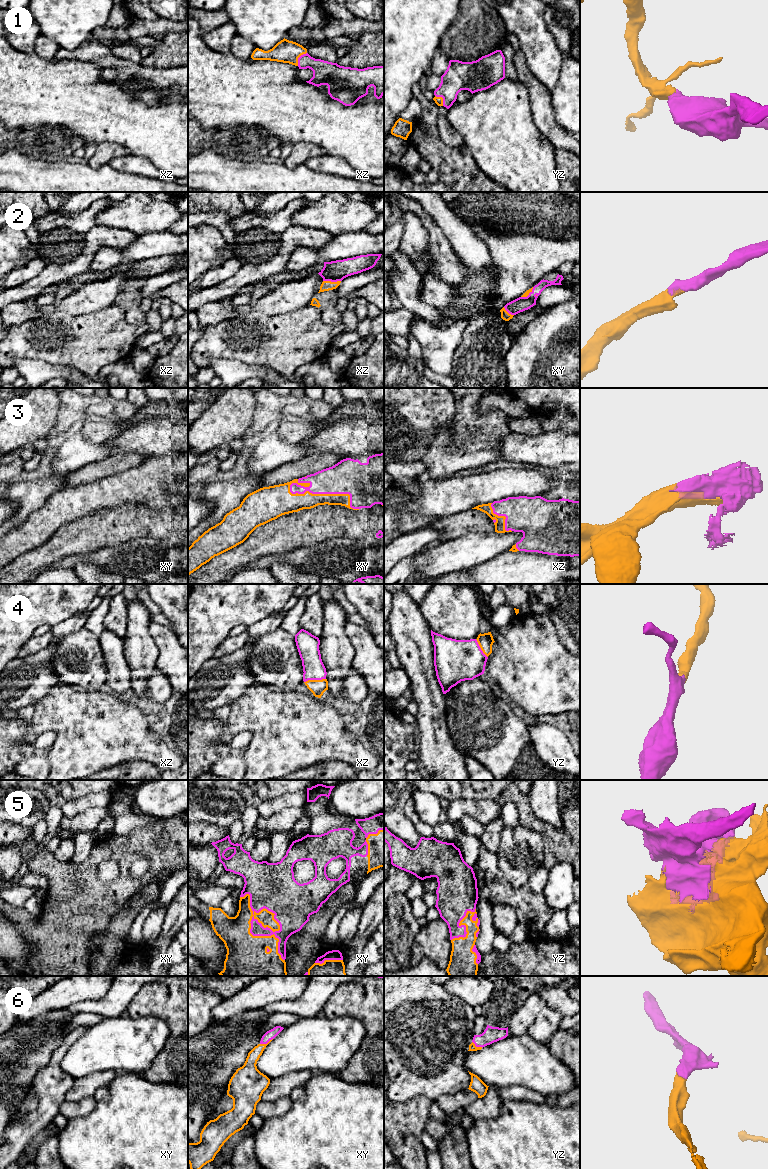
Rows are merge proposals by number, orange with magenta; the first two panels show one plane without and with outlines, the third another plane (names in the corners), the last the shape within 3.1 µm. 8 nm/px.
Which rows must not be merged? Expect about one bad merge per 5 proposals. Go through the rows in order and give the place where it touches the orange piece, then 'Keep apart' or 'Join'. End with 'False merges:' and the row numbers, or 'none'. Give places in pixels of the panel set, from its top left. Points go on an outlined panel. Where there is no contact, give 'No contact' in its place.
1: Touches orange at xz (298, 57). Join
2: Touches orange at xz (332, 282). Join
3: Touches orange at xy (326, 494). Join
4: Touches orange at xz (314, 680). Join
5: Touches orange at xy (262, 925). Join
6: Touches orange at xy (267, 1043). Join
False merges: none

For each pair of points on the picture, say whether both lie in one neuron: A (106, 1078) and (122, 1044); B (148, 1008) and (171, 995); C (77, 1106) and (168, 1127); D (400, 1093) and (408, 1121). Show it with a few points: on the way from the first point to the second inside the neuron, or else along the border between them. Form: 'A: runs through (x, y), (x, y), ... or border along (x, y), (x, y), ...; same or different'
A: border along (115, 1071), (92, 1072), (87, 1076); different
B: runs through (154, 1002), (157, 999), (165, 999); same
C: border along (97, 1101), (90, 1112), (71, 1118); different
D: border along (425, 1096), (415, 1096), (407, 1101), (394, 1101); different

